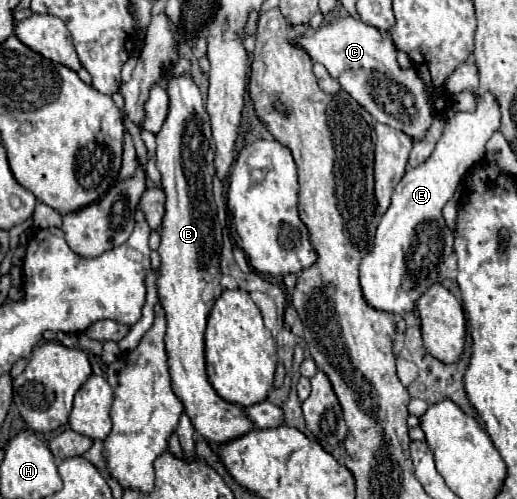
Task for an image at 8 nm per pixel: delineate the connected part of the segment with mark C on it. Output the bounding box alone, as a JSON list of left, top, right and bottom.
[293,16,435,140]

